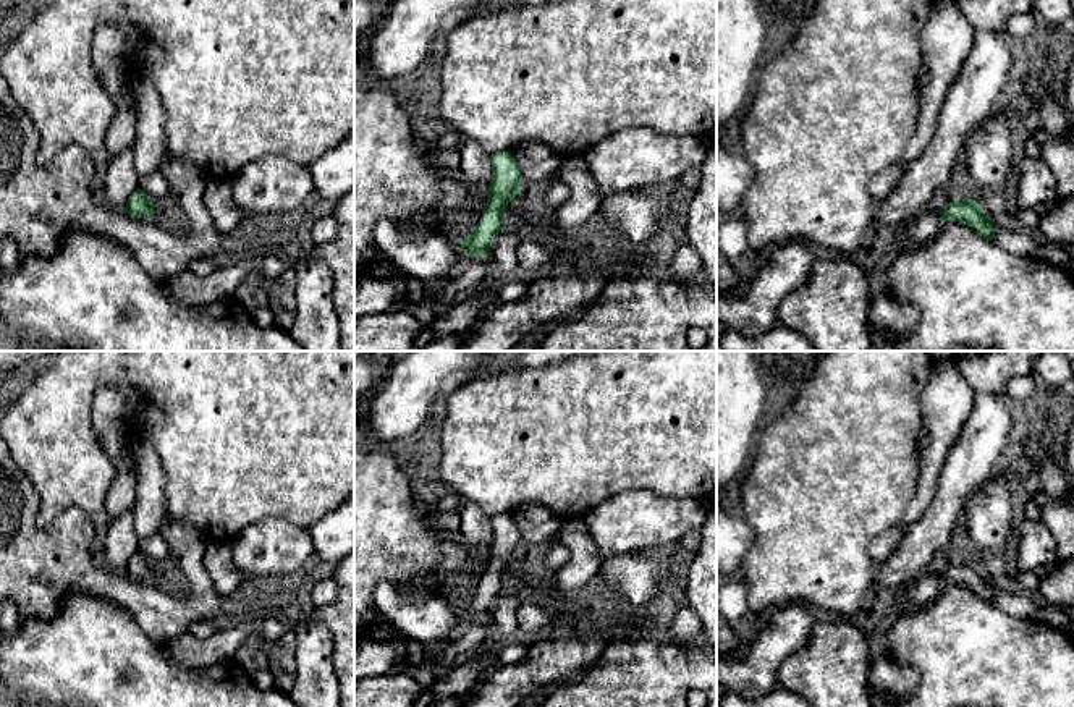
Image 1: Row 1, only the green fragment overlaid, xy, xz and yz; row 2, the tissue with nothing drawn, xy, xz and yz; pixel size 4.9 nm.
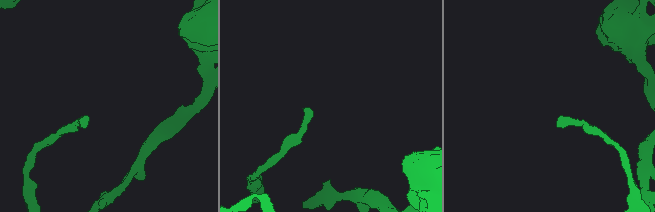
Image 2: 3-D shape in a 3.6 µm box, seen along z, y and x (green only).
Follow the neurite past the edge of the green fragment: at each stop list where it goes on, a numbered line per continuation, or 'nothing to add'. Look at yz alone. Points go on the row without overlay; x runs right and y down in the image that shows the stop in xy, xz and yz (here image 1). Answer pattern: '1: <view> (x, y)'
1: yz (1023, 605)

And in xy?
nothing to add

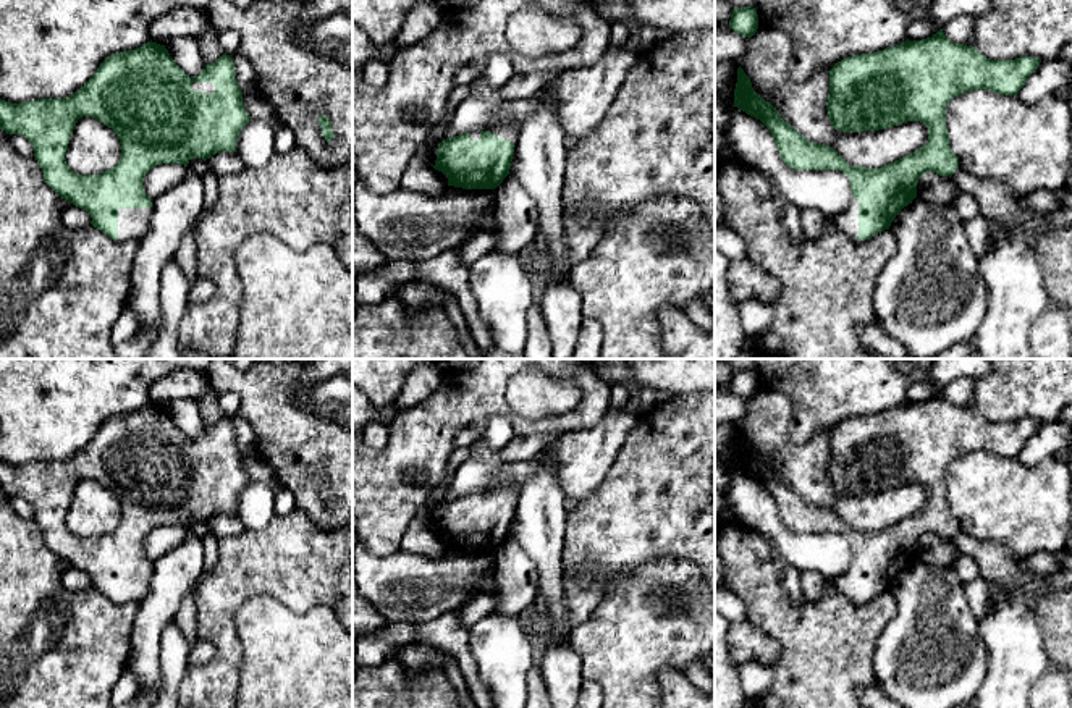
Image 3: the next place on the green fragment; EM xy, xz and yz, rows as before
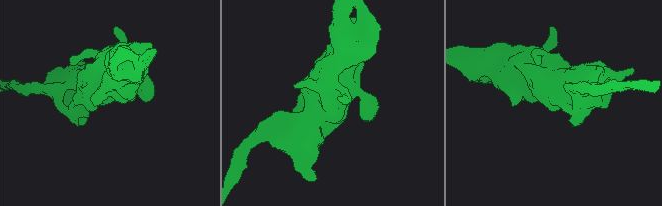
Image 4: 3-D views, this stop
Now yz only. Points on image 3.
1: yz (848, 584)

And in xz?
1: xz (510, 488)

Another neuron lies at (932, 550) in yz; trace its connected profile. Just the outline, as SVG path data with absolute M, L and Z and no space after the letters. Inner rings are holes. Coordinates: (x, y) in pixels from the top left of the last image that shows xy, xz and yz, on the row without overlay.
M933 533L923 535L917 545L917 561L936 567L952 567L959 550L949 538L939 538Z

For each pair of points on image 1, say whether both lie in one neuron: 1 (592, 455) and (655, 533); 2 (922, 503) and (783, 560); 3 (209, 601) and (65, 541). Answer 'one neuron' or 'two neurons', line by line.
1: two neurons
2: two neurons
3: one neuron

